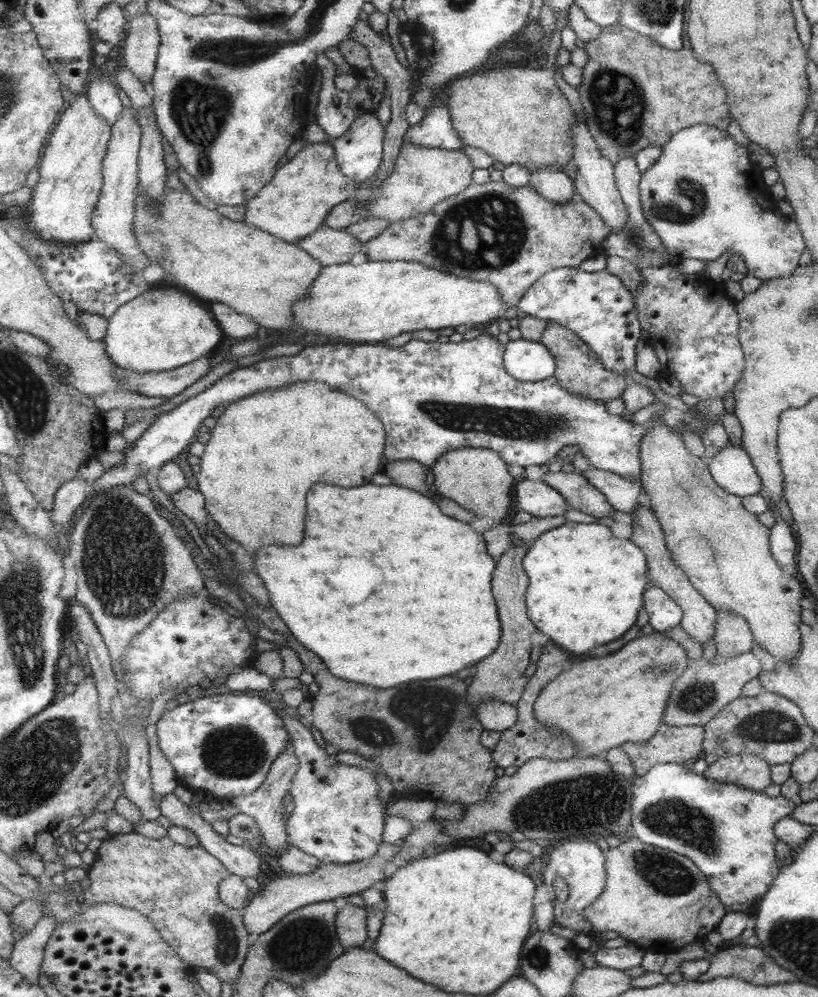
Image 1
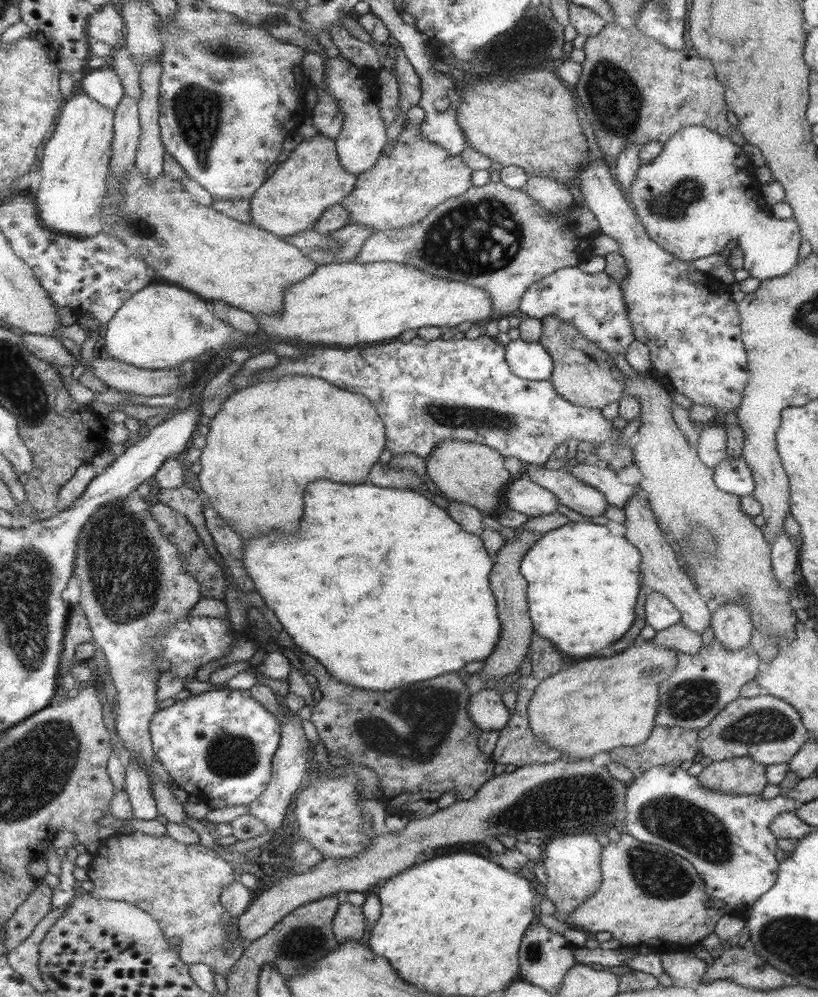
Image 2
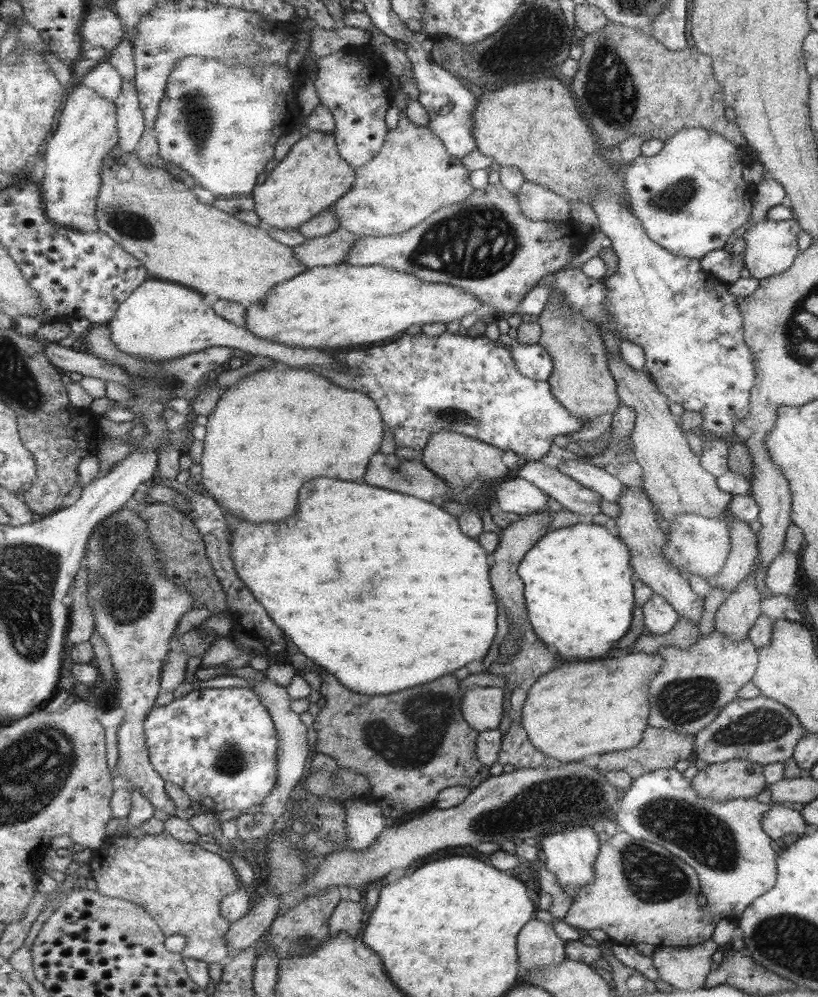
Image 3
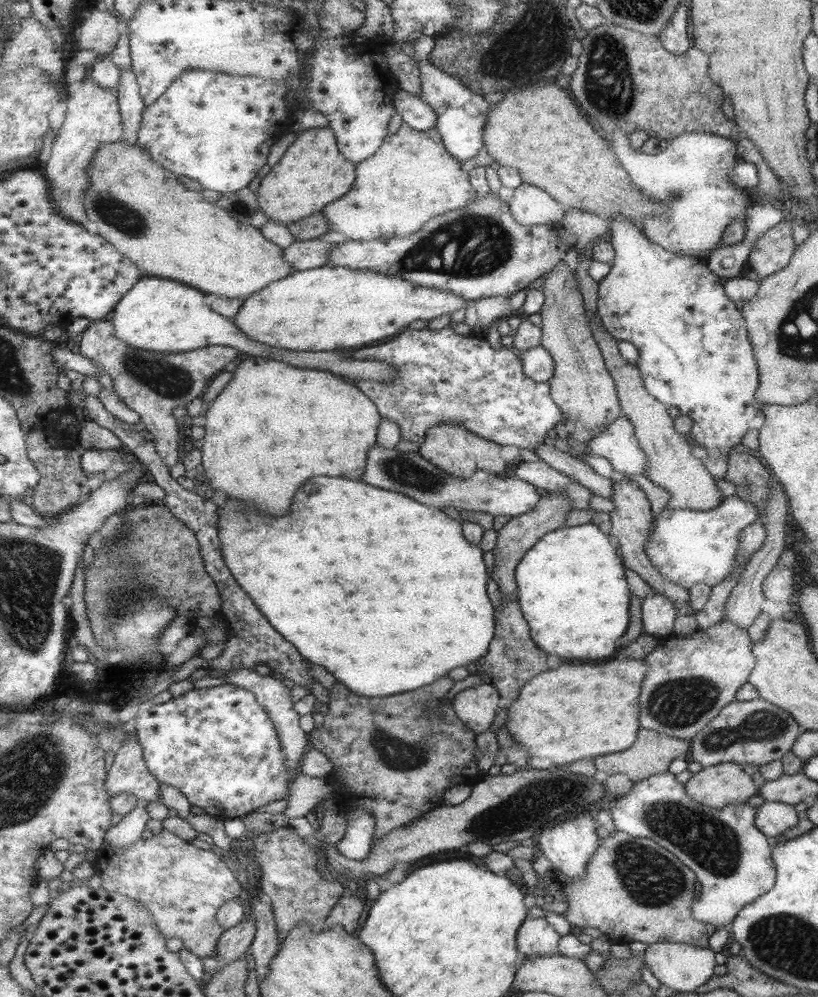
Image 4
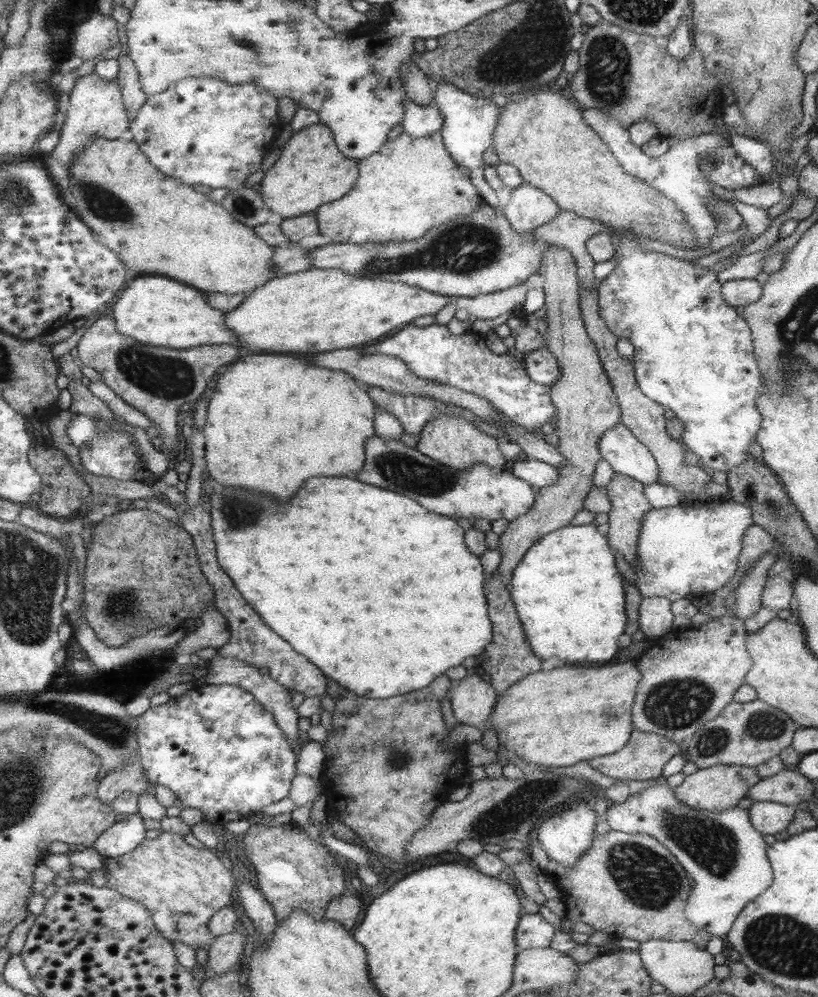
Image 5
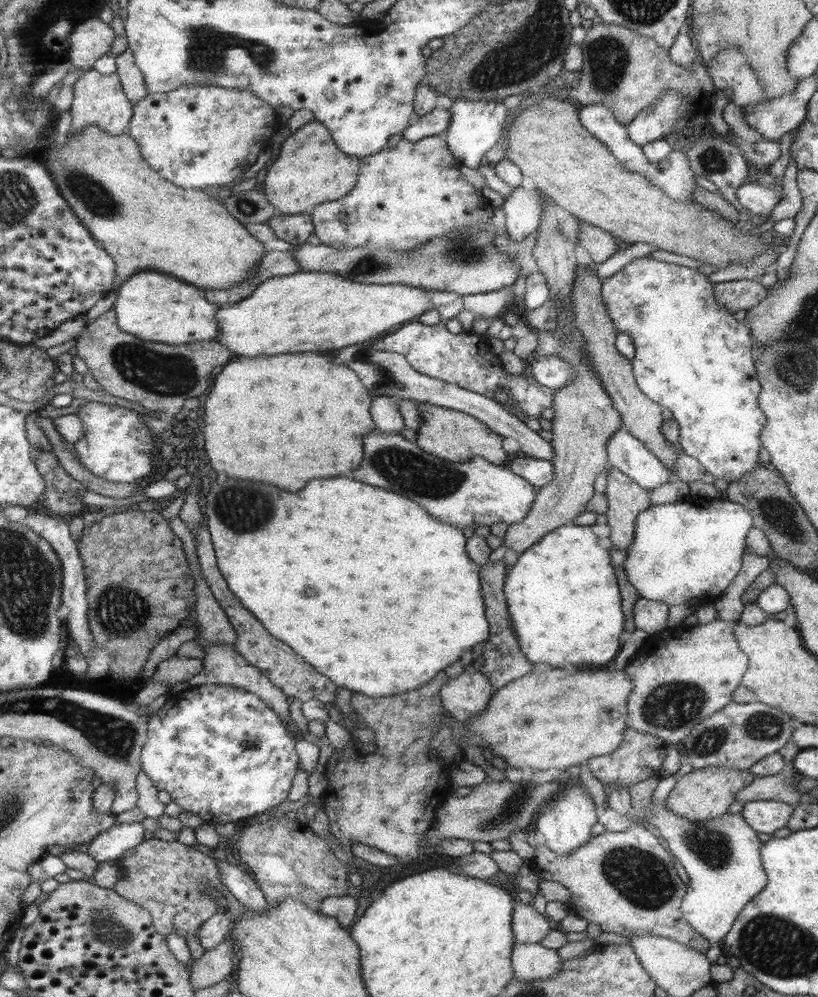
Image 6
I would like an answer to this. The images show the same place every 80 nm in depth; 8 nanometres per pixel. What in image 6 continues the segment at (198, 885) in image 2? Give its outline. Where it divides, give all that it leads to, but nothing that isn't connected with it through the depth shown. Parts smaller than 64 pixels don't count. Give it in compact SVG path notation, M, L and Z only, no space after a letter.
M151 838L137 846L137 851L125 858L119 859L119 881L115 884L114 889L125 898L145 907L152 914L156 929L162 935L167 936L169 933L175 933L186 938L187 934L198 936L200 926L207 922L217 912L222 910L222 896L216 896L205 888L207 884L222 882L221 873L218 869L217 860L211 854L203 854L199 850L189 847L177 841L165 841L162 839Z

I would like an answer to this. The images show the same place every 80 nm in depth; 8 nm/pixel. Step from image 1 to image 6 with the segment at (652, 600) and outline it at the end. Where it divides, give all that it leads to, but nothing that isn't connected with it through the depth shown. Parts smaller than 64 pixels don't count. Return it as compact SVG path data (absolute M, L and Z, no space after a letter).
M639 598L632 608L634 630L646 632L648 635L661 632L666 628L667 608L664 602Z

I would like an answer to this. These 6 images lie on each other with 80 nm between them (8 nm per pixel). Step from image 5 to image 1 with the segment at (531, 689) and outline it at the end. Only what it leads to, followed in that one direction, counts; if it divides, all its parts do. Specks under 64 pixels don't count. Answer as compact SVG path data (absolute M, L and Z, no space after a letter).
M652 631L649 635L634 638L616 653L592 657L573 664L571 670L561 672L557 678L544 686L534 708L535 717L543 727L559 728L576 744L576 752L586 752L587 757L597 757L600 752L624 745L625 742L643 743L649 741L663 724L663 716L668 706L673 683L688 668L685 651L679 644L664 637L664 631Z

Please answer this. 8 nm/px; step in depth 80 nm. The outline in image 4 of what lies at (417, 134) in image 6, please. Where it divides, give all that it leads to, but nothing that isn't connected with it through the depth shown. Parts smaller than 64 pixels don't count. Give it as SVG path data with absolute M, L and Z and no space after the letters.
M404 90L396 93L397 114L411 130L419 132L436 128L436 114L419 97L412 96Z

